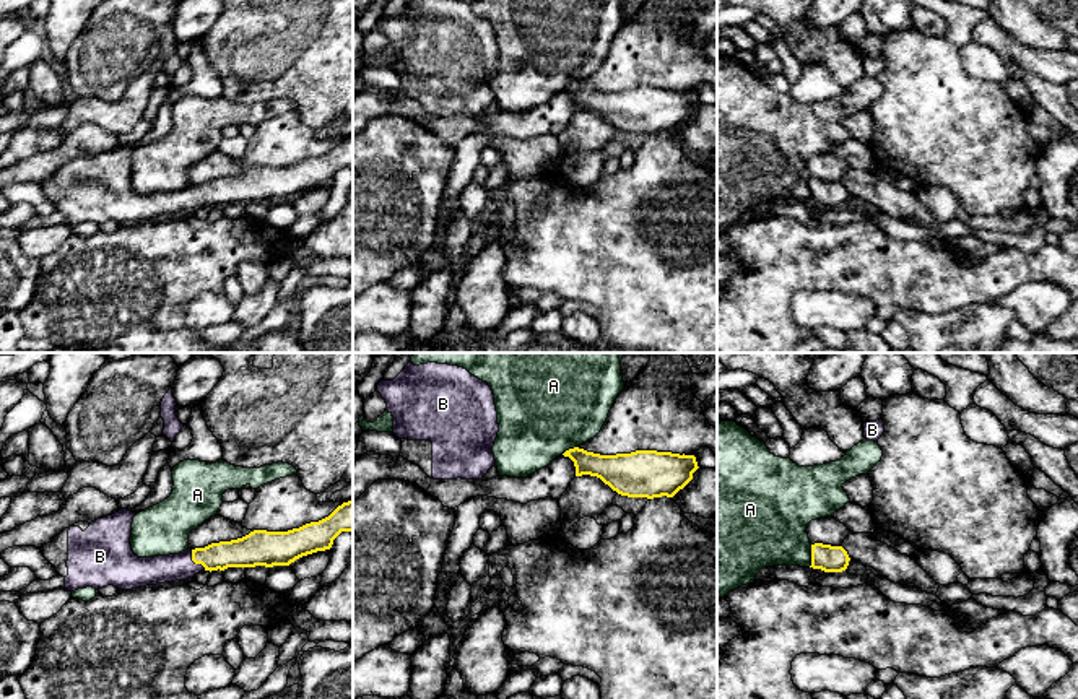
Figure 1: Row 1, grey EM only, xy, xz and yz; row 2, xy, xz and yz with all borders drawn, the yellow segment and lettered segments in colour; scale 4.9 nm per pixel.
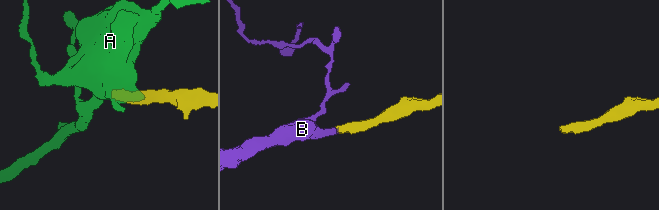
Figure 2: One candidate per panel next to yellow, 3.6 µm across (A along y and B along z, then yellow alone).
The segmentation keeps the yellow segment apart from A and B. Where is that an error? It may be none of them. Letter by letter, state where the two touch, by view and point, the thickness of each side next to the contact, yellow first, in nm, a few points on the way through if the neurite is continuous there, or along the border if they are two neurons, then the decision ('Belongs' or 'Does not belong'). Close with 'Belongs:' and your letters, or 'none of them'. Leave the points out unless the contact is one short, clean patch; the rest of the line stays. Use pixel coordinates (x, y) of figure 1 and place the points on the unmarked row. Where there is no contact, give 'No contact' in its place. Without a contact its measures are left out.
A: Touches yellow at yz (812, 192). Thickness 130 nm (yellow) against 360 nm. Boundary: yz (812, 181), (812, 199), (808, 202). Does not belong
B: Touches yellow at xy (194, 197). Thickness 140 nm (yellow) against 140 nm. Path across: xy (238, 189), (194, 197), (184, 202), (145, 207). Belongs
Belongs: B

